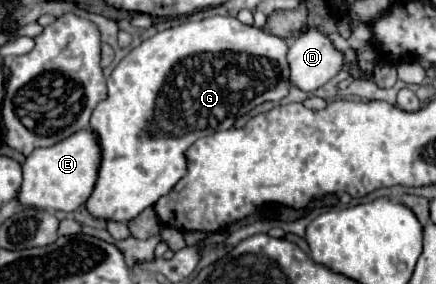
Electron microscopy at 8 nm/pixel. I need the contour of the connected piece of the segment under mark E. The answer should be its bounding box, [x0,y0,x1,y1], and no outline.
[17,128,99,212]

